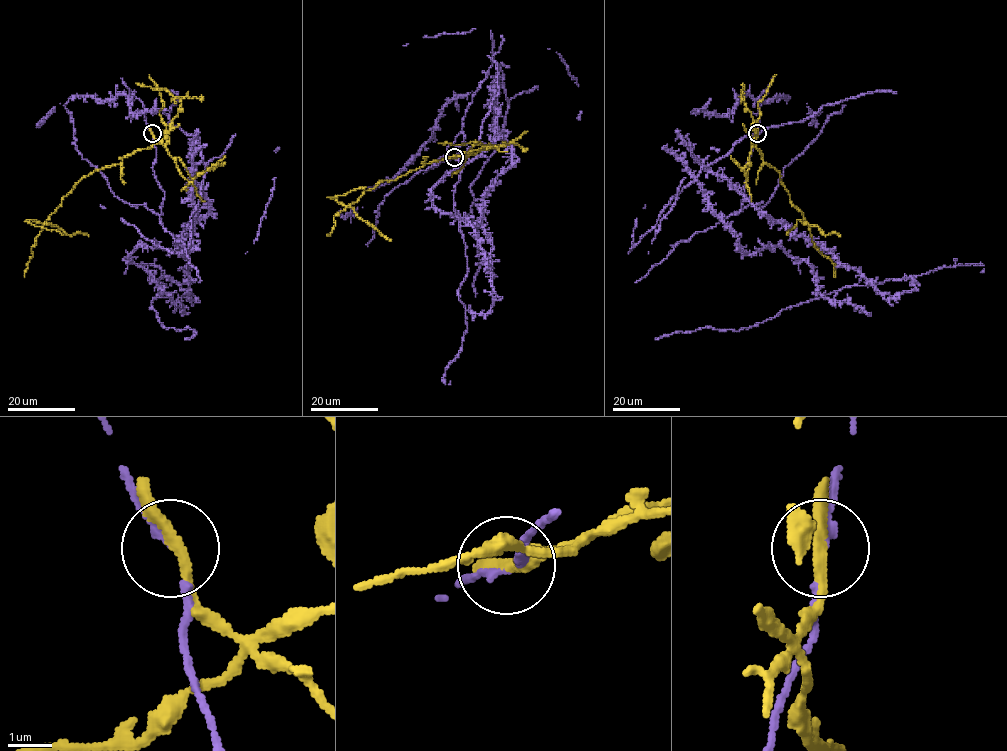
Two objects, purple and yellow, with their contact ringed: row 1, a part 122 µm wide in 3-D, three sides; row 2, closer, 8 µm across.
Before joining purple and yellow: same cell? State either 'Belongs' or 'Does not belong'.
Does not belong

